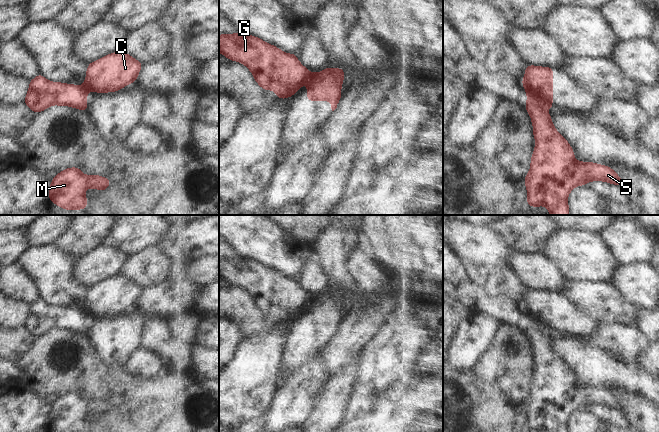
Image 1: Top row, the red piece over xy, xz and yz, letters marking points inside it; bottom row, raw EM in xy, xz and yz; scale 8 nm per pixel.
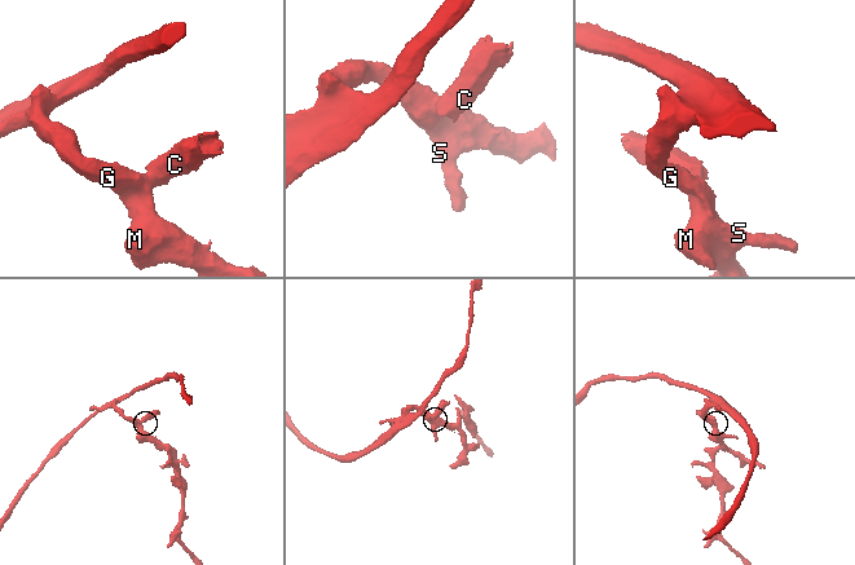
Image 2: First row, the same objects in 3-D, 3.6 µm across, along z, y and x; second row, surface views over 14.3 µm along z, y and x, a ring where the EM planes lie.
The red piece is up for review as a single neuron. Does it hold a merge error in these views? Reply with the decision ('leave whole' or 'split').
split

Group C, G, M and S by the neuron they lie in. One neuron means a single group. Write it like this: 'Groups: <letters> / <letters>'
Groups: C / G M S.

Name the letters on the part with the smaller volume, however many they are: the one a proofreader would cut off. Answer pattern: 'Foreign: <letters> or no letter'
Foreign: C

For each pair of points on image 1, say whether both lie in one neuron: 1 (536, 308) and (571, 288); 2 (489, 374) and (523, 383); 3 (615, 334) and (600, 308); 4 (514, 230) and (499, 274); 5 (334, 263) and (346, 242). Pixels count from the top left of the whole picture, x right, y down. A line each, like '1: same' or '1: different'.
1: different
2: same
3: different
4: different
5: same

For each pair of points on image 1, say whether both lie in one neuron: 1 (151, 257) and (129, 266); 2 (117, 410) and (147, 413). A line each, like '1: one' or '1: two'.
1: one
2: one

